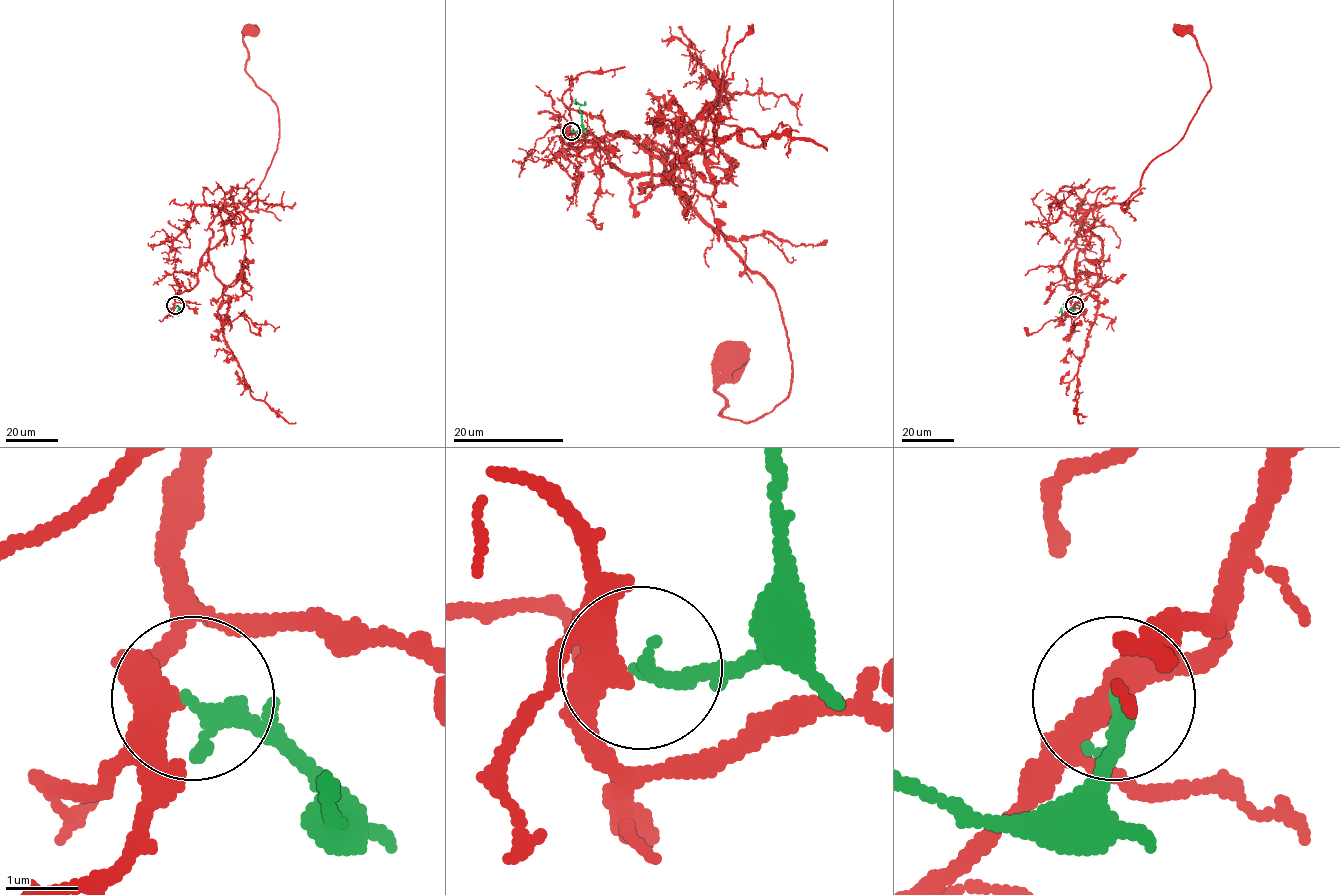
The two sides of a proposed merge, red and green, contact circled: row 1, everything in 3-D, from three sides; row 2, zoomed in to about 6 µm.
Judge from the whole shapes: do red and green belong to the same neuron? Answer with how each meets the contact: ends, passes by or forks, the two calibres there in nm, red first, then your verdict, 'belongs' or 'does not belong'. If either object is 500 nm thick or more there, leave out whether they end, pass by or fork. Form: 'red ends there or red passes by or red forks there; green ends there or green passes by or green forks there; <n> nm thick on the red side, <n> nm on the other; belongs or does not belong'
red passes by; green ends there; 400 nm thick on the red side, 260 nm on the other; does not belong

